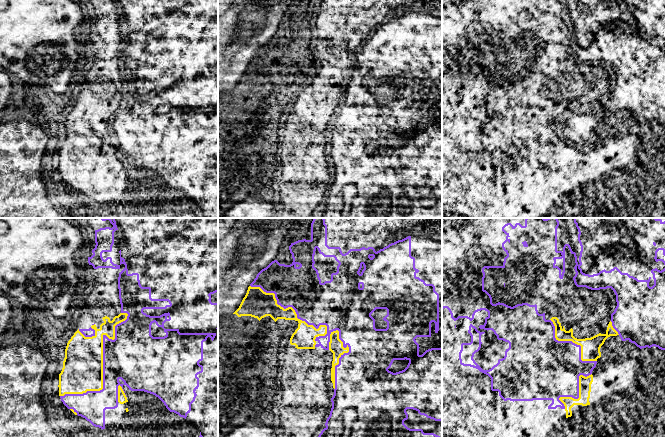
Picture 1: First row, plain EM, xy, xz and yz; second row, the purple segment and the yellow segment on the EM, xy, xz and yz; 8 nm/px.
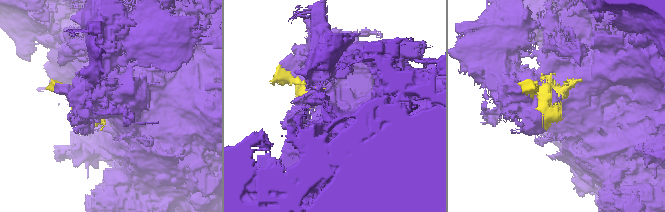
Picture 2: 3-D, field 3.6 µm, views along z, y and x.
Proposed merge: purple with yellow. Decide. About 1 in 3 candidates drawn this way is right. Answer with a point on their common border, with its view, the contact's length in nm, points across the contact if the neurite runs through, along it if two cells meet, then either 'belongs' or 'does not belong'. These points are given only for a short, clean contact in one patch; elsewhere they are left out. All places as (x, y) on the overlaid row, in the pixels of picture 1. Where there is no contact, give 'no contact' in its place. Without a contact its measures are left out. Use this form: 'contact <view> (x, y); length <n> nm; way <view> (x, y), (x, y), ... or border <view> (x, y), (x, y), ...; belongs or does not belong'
contact xy (103, 363); length 850 nm; does not belong

